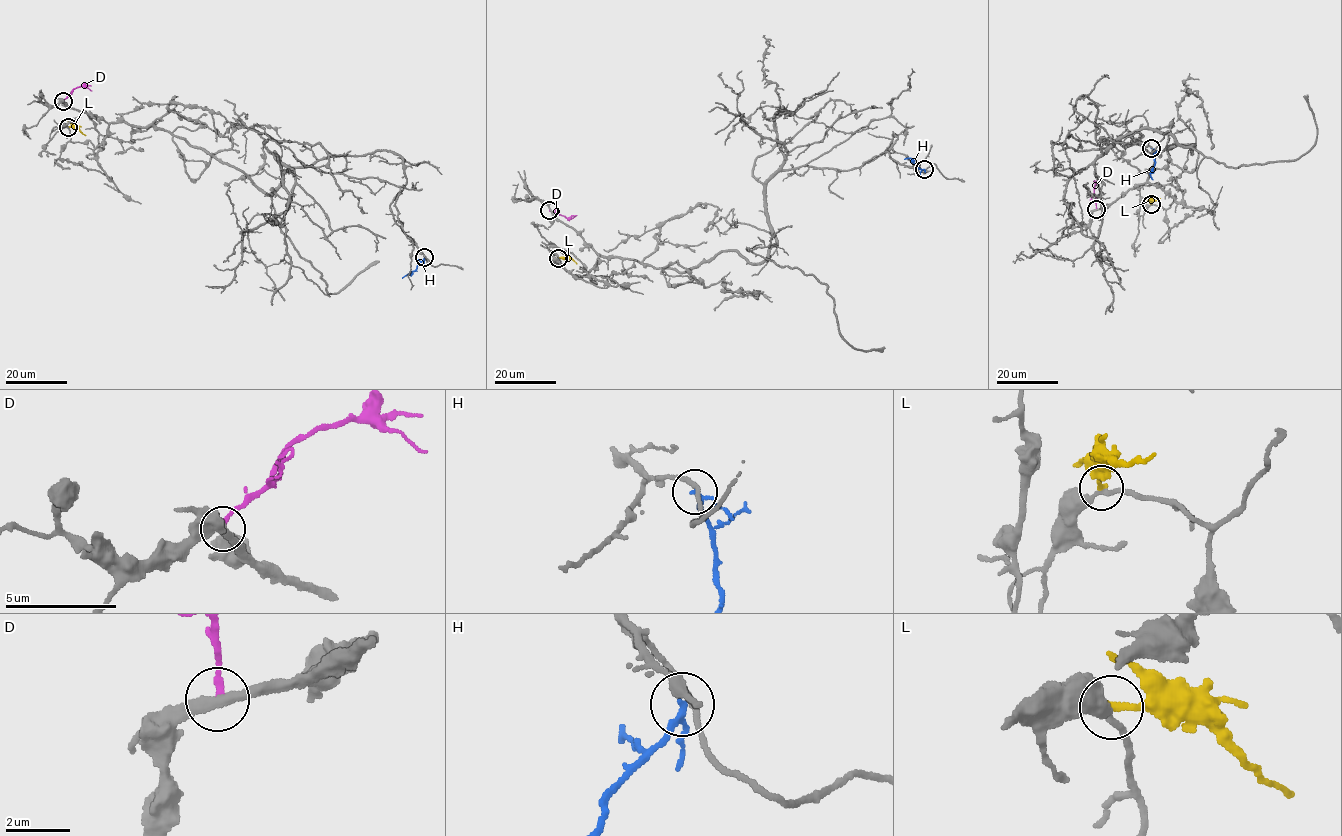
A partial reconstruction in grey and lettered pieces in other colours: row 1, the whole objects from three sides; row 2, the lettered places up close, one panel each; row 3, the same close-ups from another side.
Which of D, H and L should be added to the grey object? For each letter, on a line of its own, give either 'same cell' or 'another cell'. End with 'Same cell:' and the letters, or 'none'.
D: another cell
H: another cell
L: another cell
Same cell: none

